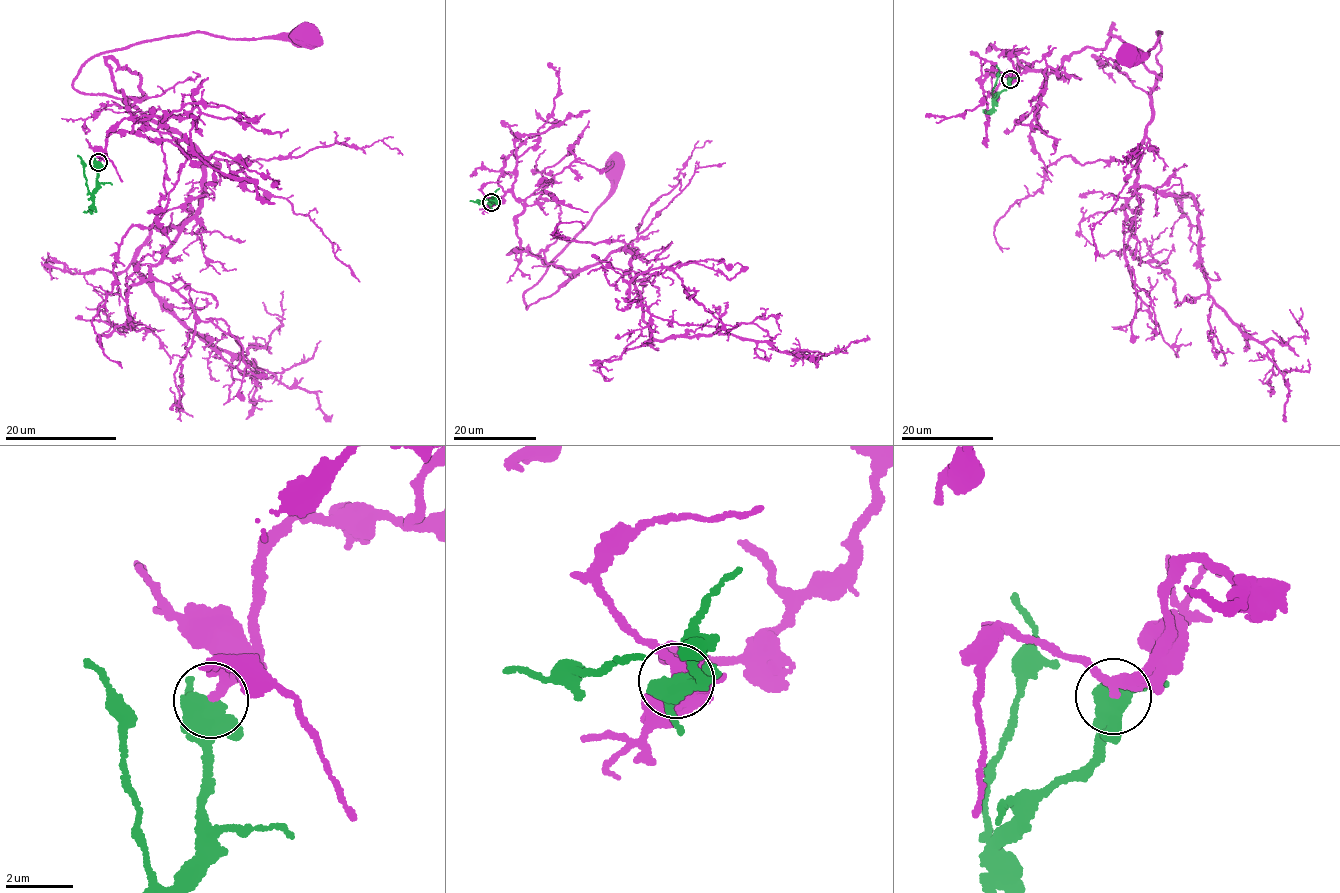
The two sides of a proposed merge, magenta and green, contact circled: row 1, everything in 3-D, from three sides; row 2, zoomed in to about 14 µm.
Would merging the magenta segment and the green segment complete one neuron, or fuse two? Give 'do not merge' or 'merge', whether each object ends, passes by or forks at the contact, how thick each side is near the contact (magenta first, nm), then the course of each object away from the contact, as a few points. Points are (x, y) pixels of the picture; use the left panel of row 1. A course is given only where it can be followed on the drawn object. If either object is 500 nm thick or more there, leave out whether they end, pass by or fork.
merge; magenta passes by; green forks there; 200 nm thick on the magenta side, 460 nm on the other; magenta runs (98, 161), (146, 127), (108, 59), (127, 66), (144, 97), (74, 88), (95, 56), (304, 34); green runs (98, 161), (96, 186), (91, 192), (77, 155)

